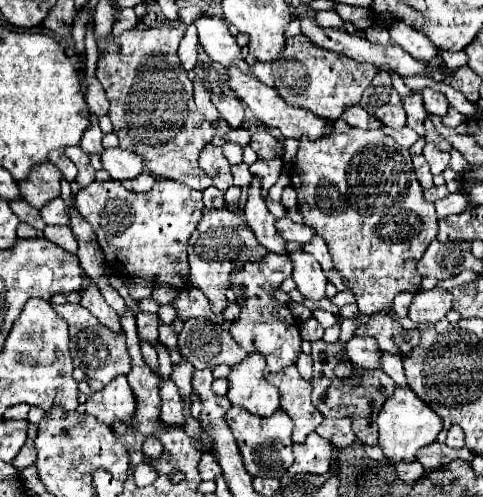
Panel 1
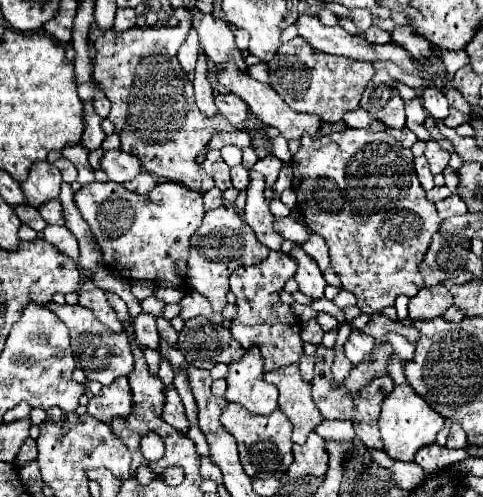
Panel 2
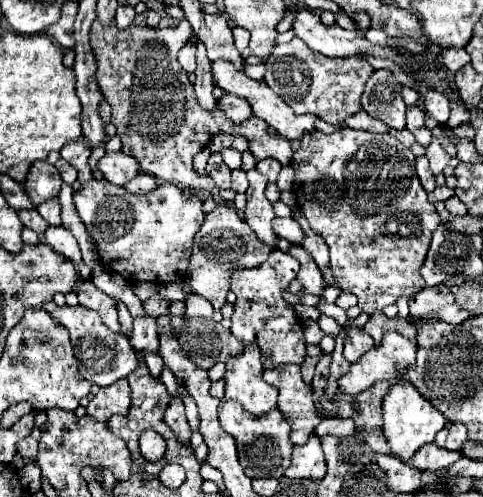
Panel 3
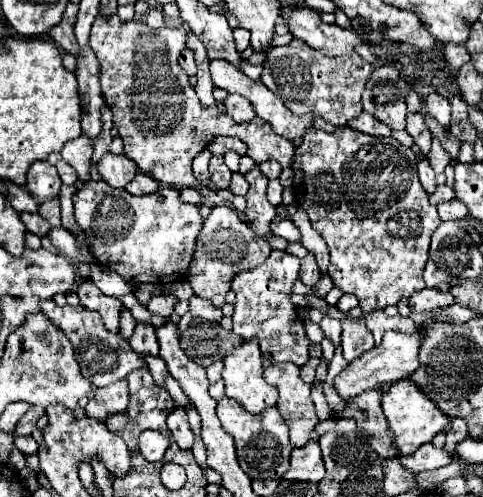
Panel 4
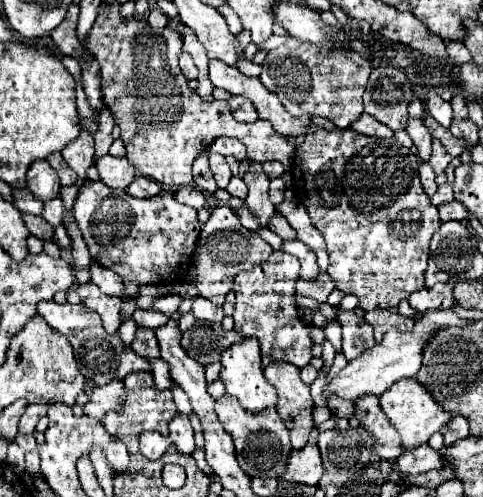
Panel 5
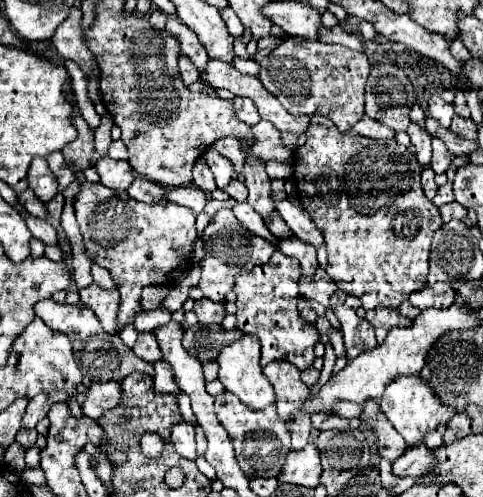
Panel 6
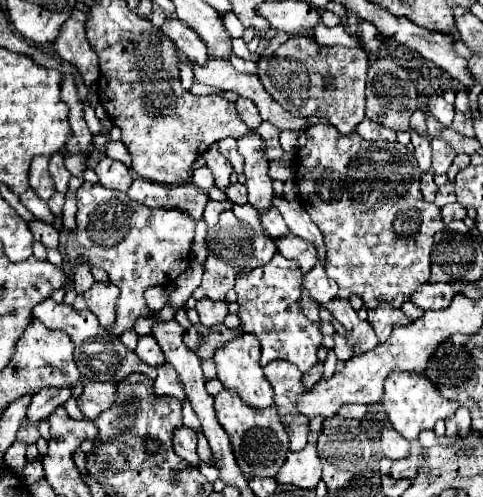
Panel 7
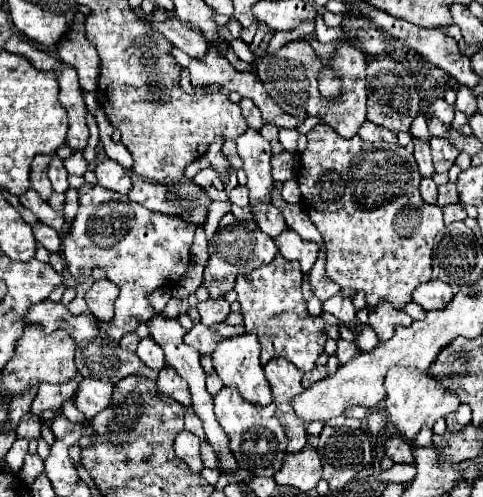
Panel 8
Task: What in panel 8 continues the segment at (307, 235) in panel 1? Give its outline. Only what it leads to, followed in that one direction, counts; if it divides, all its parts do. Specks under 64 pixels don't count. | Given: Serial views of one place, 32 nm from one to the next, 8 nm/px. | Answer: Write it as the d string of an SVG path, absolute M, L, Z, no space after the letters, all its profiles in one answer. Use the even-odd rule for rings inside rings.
M250 204L250 206L252 206L252 212L254 212L262 232L266 232L272 238L286 232L288 226L286 226L284 218L280 216L280 210L274 204L268 204L268 208L256 208L256 204Z

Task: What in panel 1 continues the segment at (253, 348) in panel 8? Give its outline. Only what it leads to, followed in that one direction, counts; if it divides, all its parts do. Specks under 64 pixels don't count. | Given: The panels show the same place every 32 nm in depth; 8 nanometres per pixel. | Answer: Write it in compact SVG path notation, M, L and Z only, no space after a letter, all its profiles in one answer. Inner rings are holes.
M250 354L228 374L228 400L256 416L272 416L280 408L280 392L264 380L264 356Z

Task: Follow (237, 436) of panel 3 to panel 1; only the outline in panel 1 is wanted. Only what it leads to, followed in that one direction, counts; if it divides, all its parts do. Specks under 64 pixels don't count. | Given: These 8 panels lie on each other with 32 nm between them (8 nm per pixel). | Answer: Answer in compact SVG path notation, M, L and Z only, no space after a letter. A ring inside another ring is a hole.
M230 406L230 410L226 412L226 422L238 442L240 454L244 458L246 470L252 476L260 476L260 478L280 478L292 464L294 456L292 456L292 420L286 412L278 410L268 418L262 416L252 416L250 412L244 412L244 408L238 406Z

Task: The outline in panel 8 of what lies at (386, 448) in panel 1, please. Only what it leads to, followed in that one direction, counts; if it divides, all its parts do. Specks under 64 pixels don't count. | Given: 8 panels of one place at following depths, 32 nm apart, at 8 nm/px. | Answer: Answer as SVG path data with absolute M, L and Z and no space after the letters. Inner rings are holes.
M392 368L392 372L388 372L386 376L384 386L386 386L384 412L388 414L390 422L396 426L402 438L416 438L424 426L432 428L438 418L446 418L460 404L456 396L444 392L444 388L428 372L420 372L420 370Z

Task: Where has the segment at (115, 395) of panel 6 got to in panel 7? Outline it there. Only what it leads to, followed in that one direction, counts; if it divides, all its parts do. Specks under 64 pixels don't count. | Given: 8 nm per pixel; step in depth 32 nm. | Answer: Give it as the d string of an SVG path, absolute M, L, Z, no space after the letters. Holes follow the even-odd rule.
M86 382L84 392L78 398L78 404L86 418L96 420L96 416L100 416L104 410L116 404L116 396L118 390L112 382Z

